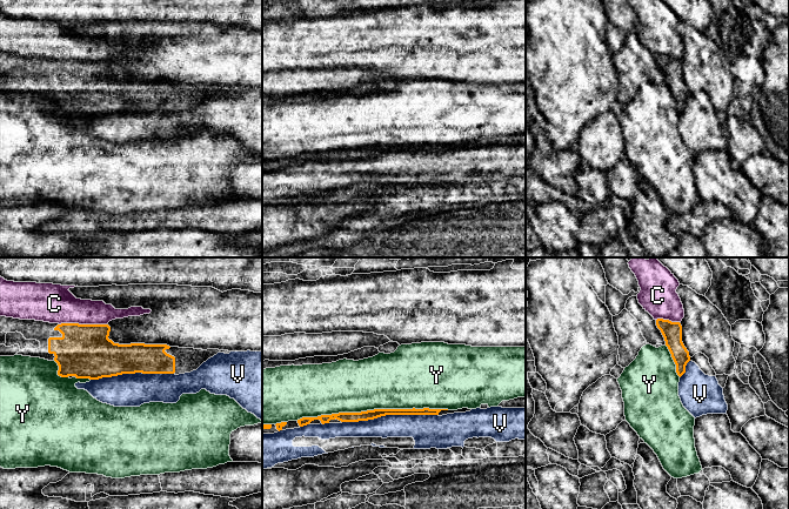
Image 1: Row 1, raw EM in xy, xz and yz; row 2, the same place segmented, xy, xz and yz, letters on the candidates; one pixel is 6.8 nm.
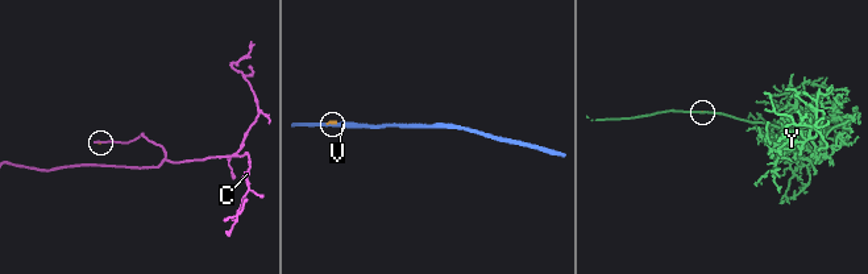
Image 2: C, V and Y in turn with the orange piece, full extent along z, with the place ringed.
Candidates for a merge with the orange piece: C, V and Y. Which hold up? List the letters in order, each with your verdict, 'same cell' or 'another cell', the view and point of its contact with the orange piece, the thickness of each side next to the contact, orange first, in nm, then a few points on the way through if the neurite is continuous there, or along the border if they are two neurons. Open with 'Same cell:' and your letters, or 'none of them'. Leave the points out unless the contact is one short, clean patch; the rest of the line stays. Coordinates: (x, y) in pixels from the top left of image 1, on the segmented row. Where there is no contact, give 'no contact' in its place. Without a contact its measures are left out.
Same cell: none of them
C: another cell; contact xy (82, 325); calibres 360 and 260 nm
V: another cell; contact xz (389, 414); calibres 70 and 190 nm
Y: another cell; contact xz (372, 410); calibres 70 and 380 nm

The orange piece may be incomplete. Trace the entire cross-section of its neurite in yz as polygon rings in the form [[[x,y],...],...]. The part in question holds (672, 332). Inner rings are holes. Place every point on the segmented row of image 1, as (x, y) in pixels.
[[[657,319],[656,326],[661,330],[666,346],[676,364],[676,373],[681,377],[686,373],[686,366],[690,361],[689,351],[682,342],[682,326],[680,322]]]

